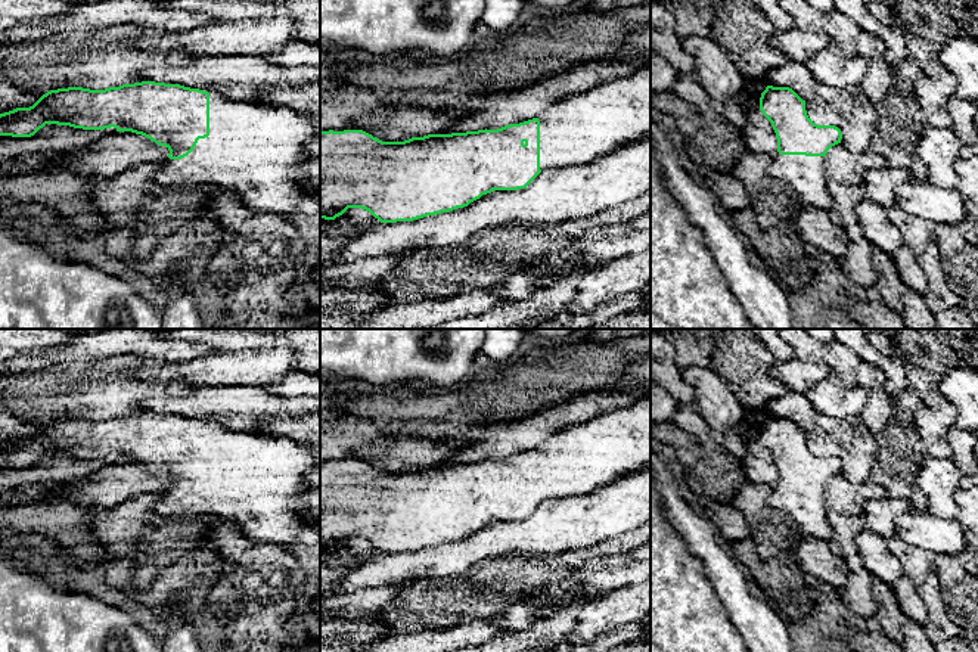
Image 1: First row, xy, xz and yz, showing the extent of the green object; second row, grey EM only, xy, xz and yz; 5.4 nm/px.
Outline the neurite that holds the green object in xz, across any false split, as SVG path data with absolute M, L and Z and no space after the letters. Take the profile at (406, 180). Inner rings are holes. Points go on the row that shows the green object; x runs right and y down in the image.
M651 59L633 74L572 93L537 118L497 130L428 134L382 142L363 130L320 131L320 218L335 220L348 208L369 211L381 223L413 221L468 207L493 190L525 189L543 170L586 165L651 133Z

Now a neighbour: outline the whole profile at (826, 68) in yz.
M829 49L816 52L807 62L817 84L833 89L859 89L867 71L867 60L859 55L838 56Z

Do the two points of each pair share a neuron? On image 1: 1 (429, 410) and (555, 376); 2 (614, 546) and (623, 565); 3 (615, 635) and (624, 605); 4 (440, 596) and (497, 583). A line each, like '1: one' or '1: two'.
1: one
2: two
3: two
4: one

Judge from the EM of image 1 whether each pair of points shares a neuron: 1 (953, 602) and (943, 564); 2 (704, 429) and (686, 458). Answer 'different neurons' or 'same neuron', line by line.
1: same neuron
2: different neurons

